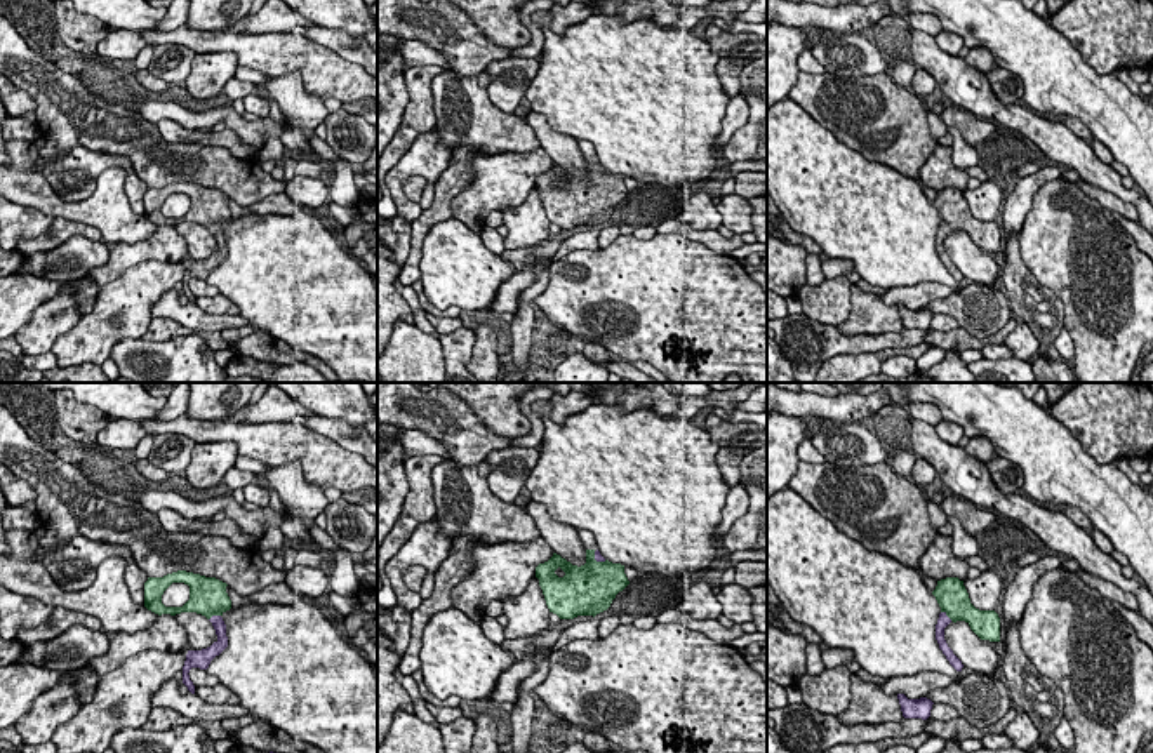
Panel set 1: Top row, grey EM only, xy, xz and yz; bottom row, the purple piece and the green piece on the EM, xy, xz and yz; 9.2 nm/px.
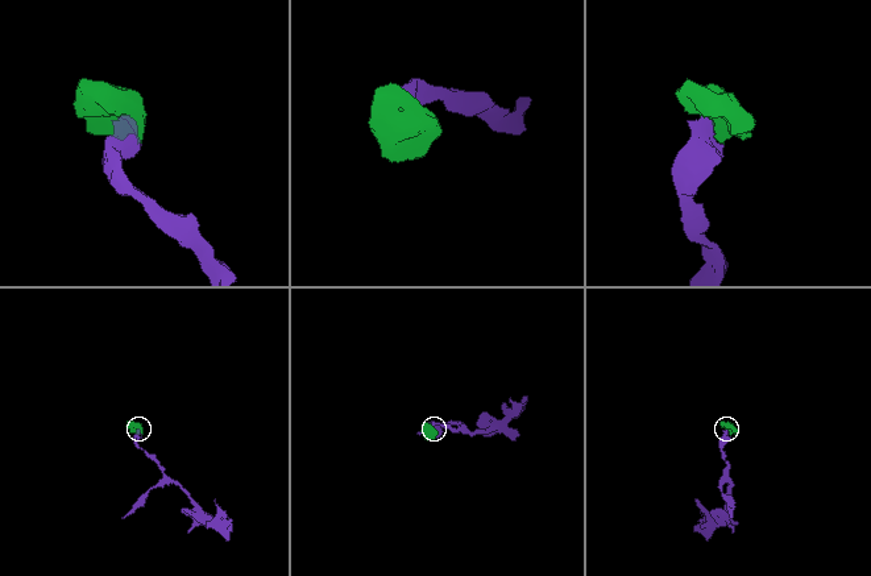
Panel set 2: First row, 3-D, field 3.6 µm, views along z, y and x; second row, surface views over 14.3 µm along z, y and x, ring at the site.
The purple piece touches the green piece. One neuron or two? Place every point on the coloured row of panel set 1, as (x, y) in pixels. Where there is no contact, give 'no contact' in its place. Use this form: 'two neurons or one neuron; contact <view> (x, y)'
one neuron; contact yz (945, 614)

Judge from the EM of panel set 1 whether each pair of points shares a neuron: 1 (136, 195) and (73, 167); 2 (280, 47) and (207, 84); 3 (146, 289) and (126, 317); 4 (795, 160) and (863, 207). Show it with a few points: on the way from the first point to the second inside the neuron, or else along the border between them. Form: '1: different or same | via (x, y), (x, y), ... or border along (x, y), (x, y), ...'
1: same | via (131, 176), (119, 160), (93, 164)
2: different | border along (197, 54), (232, 53), (239, 65)
3: same | via (139, 296), (126, 310)
4: same | via (813, 173), (846, 204)

